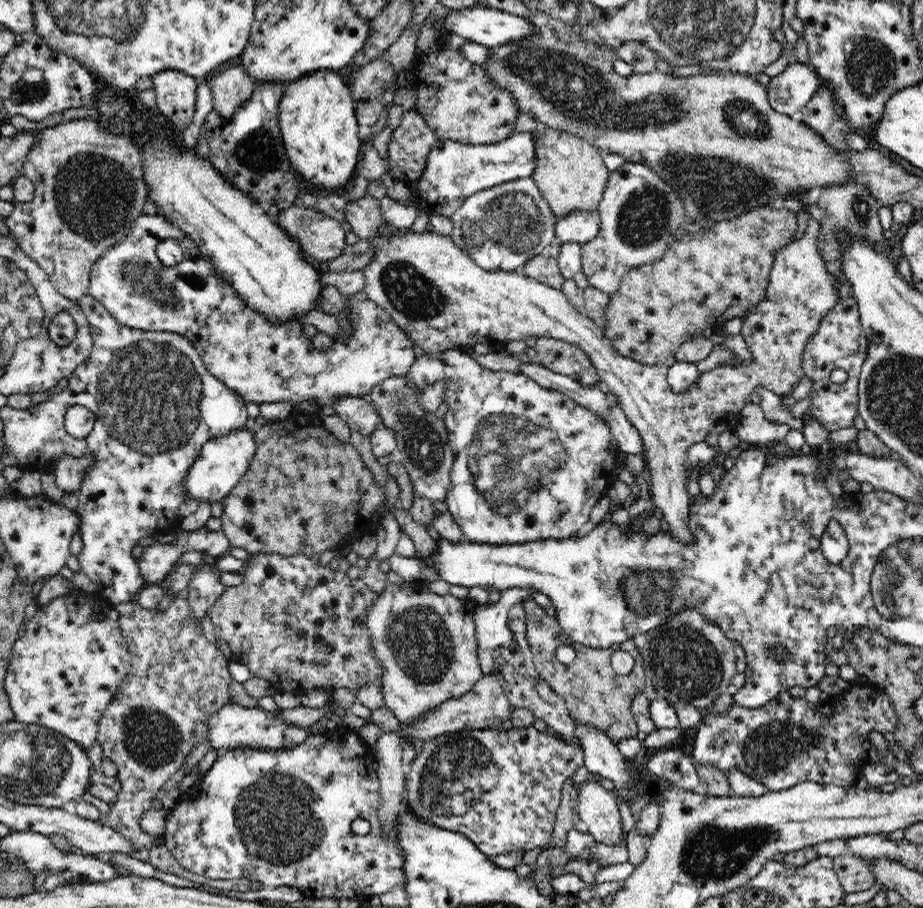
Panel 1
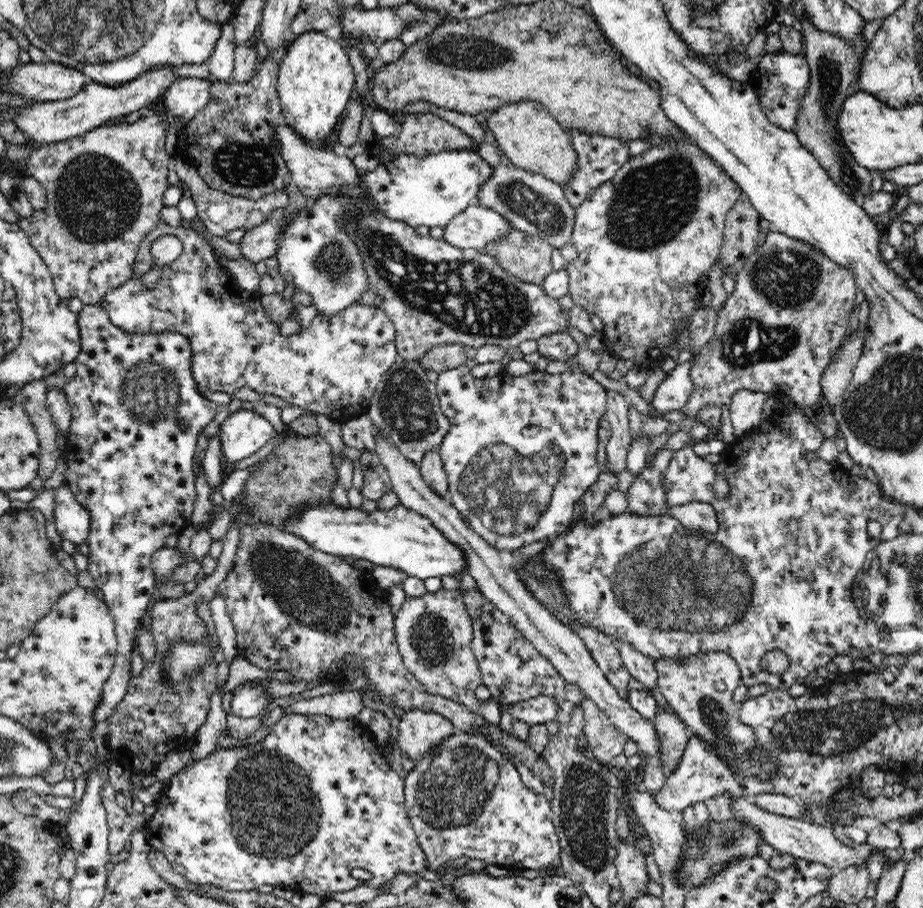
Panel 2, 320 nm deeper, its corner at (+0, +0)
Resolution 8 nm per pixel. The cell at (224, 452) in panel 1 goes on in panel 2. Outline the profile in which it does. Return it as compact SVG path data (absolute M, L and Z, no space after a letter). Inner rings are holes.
M240 409L230 414L221 424L221 452L230 464L240 462L260 450L275 433L272 423L260 413Z

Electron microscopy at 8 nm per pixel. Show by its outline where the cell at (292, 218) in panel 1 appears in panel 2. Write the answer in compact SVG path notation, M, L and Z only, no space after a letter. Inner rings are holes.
M290 193L288 206L273 210L262 224L247 229L239 242L240 254L251 263L257 263L274 256L277 251L277 240L285 229L289 218L297 213L307 202L302 193Z

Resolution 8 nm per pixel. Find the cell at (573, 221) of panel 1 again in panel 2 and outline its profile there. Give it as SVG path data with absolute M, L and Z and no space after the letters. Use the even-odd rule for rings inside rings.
M485 128L484 136L487 142L490 142L491 145L496 148L496 150L500 151L500 164L498 164L496 168L493 168L494 172L492 172L492 178L490 178L490 180L488 180L488 182L484 184L483 189L479 190L479 193L477 194L476 198L476 203L480 206L483 206L484 208L489 208L490 210L497 212L498 214L500 214L500 216L503 216L506 220L509 220L514 229L521 230L522 232L528 233L532 236L537 236L542 240L548 241L554 247L560 248L563 247L566 243L571 242L571 234L574 226L573 220L575 217L575 208L569 205L569 202L566 200L565 194L563 193L563 189L561 188L561 186L558 185L556 182L553 182L552 180L545 178L543 175L529 173L526 170L517 167L513 162L510 162L510 160L508 160L508 157L505 154L503 154L501 150L499 150L499 146L497 146L496 143L493 142L494 134L492 134L492 131L489 130L489 128Z

